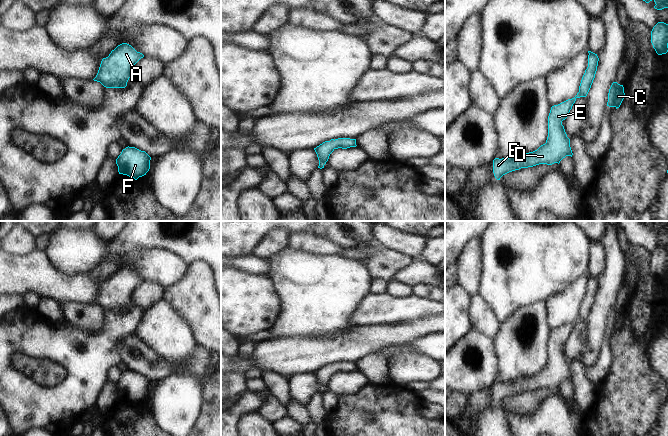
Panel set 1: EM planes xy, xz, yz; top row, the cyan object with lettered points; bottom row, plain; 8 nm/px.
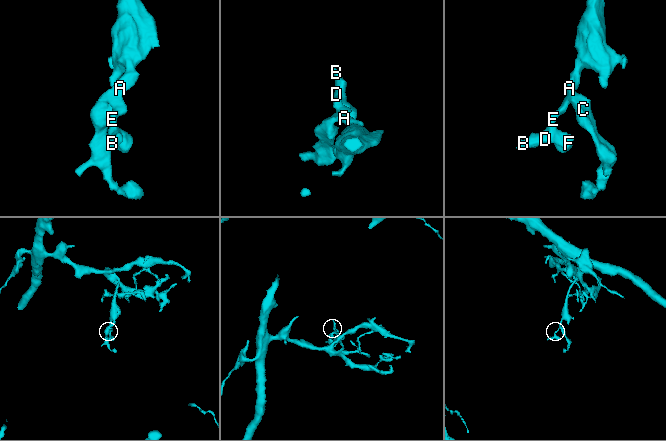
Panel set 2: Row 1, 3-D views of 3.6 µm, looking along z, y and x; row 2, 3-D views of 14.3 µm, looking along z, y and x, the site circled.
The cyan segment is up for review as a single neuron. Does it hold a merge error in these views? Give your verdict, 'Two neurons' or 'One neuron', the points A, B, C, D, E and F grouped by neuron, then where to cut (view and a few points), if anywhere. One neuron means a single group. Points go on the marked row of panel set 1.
One neuron. Groups: A B C D E F. No split.

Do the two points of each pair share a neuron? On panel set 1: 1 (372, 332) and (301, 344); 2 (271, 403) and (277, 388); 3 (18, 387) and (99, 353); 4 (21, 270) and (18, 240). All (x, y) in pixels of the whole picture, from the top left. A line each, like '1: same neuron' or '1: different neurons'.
1: same neuron
2: different neurons
3: same neuron
4: different neurons

